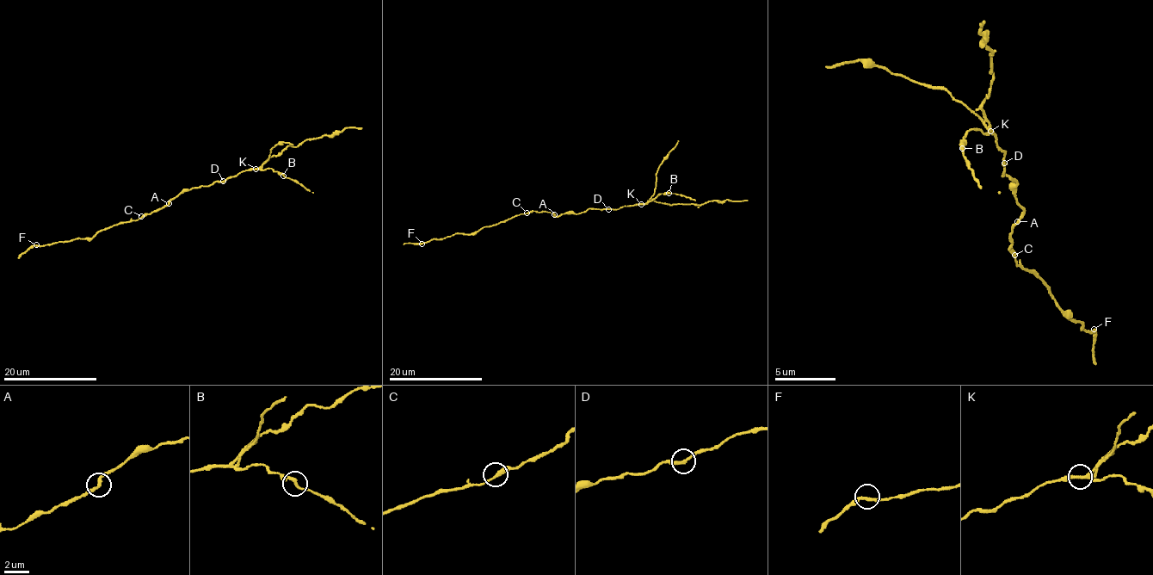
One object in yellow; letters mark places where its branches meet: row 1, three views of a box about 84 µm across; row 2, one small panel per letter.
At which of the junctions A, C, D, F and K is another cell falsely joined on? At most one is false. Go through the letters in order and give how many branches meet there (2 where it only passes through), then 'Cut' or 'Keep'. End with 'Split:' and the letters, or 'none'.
A: Branches: 2. Keep
C: Branches: 2. Keep
D: Branches: 2. Keep
F: Branches: 2. Keep
K: Branches: 2. Cut
Split: K

